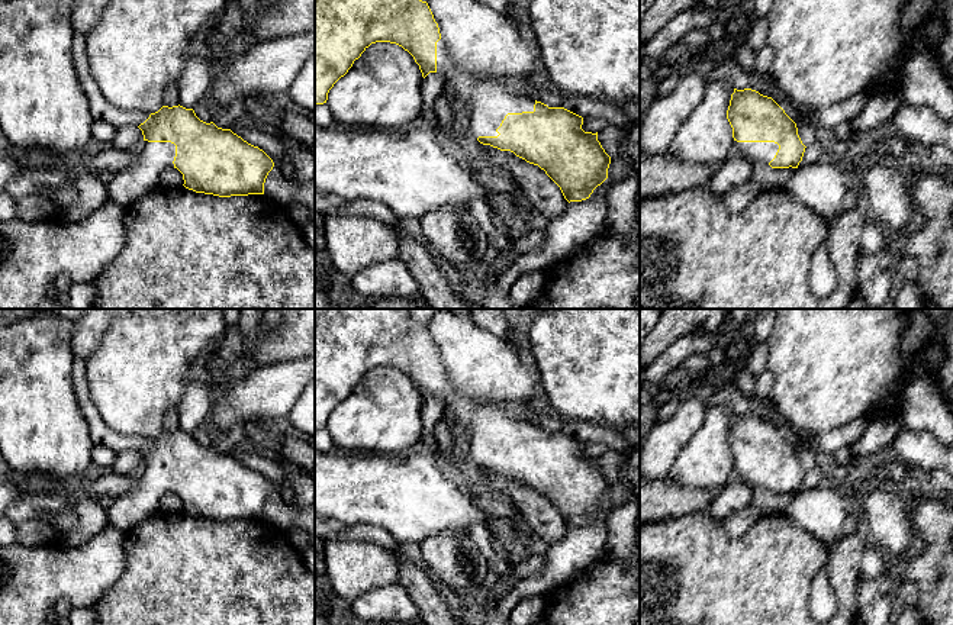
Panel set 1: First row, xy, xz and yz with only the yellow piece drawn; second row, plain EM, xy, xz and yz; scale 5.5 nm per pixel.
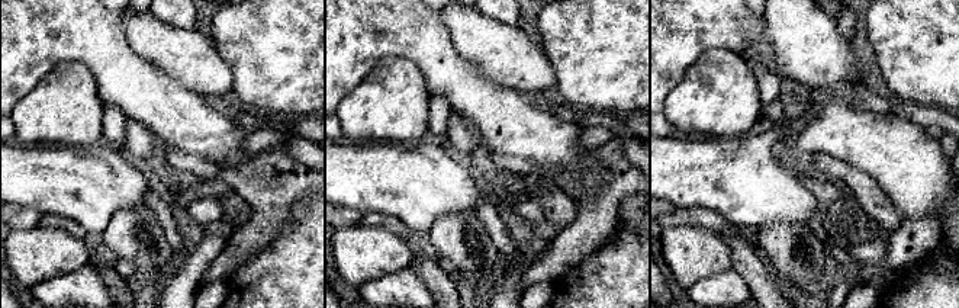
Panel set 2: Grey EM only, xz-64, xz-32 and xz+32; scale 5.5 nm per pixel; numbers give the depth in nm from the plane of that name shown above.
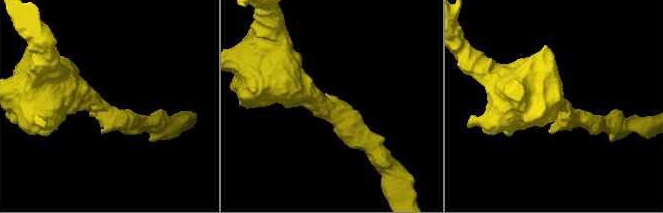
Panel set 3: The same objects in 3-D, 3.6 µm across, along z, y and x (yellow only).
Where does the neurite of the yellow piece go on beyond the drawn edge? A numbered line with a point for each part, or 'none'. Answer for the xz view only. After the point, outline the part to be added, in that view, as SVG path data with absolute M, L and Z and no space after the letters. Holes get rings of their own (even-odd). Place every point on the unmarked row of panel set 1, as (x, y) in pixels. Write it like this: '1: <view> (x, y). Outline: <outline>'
1: xz (486, 425). Outline: M442 364L437 367L437 397L444 407L441 418L464 429L463 463L498 461L496 454L508 438L534 436L535 425L512 418L502 403L474 399L454 387Z

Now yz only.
1: yz (765, 477). Outline: M734 465L734 474L748 484L756 484L767 489L775 483L779 470L775 467L737 467Z

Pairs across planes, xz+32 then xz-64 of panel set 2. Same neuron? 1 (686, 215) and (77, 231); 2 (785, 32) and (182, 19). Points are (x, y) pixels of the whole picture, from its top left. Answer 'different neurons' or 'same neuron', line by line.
1: same neuron
2: different neurons

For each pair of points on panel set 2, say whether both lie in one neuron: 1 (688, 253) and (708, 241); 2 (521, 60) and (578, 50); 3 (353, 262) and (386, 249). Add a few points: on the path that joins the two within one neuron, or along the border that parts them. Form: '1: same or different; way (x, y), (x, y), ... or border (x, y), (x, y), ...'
1: same; way (692, 253), (697, 253), (704, 246)
2: different; border (543, 53), (553, 69), (556, 84)
3: same; way (361, 253), (377, 252)

